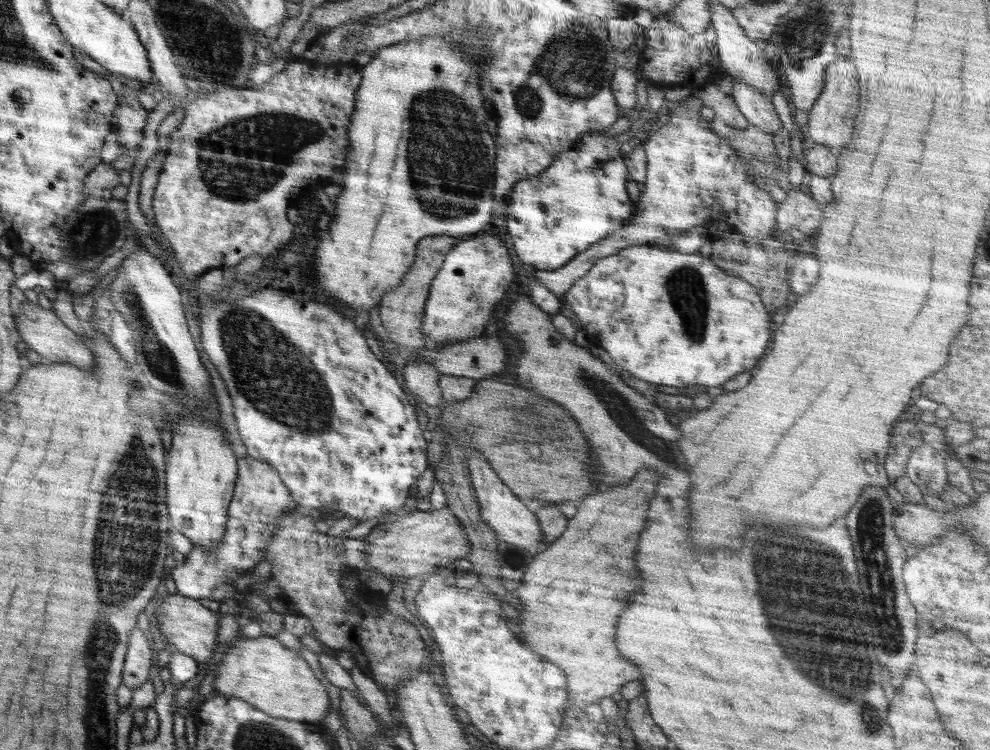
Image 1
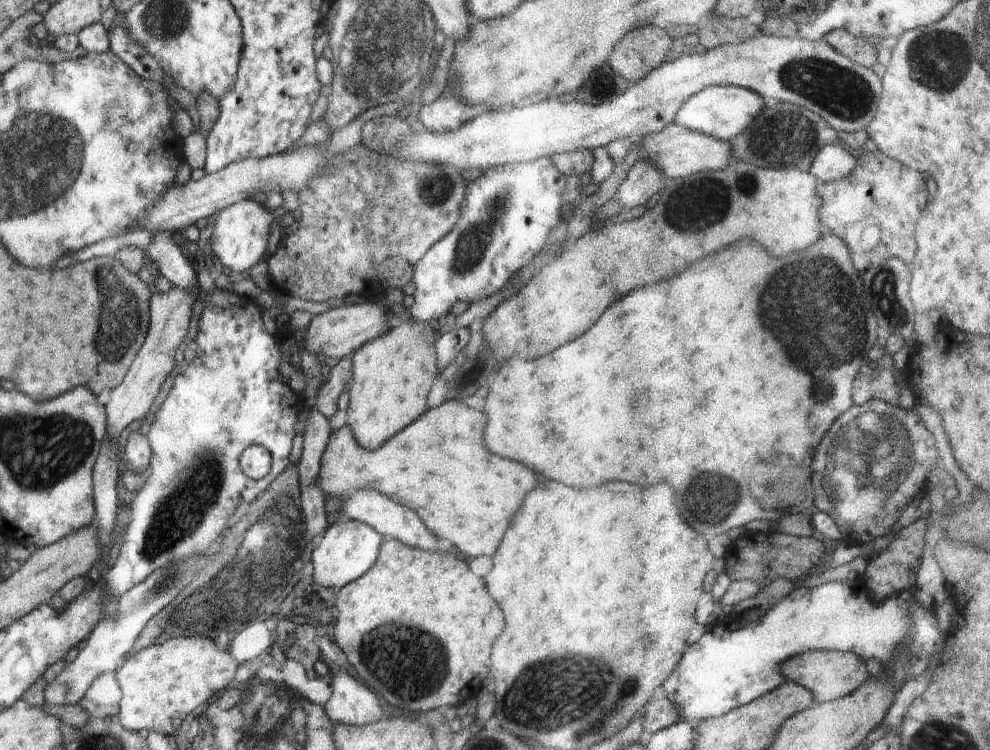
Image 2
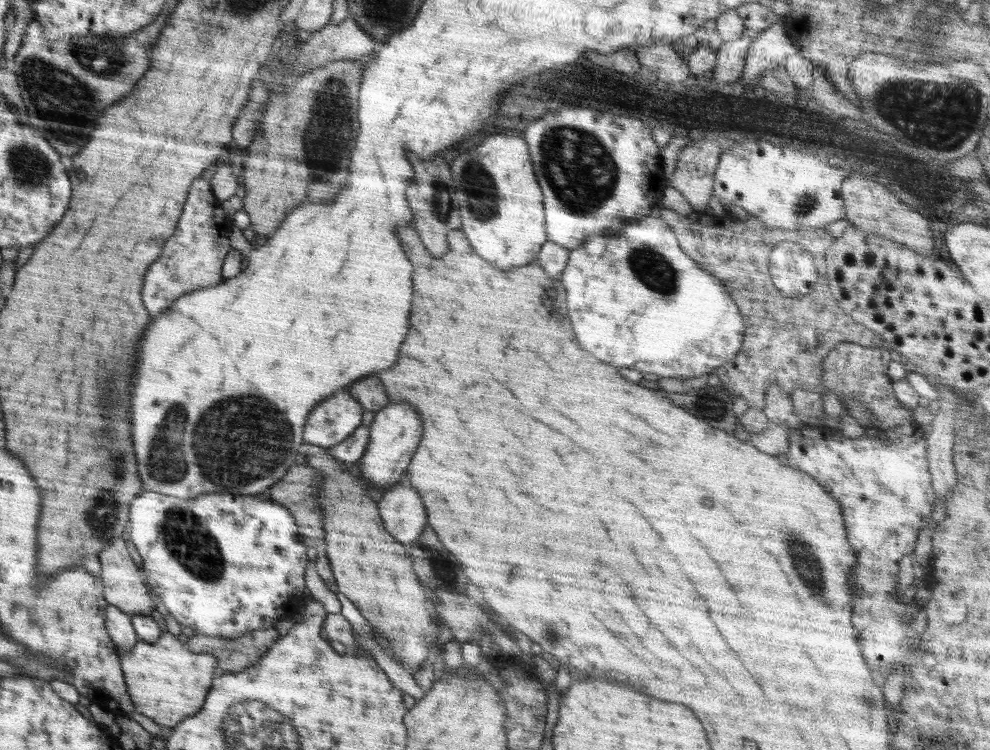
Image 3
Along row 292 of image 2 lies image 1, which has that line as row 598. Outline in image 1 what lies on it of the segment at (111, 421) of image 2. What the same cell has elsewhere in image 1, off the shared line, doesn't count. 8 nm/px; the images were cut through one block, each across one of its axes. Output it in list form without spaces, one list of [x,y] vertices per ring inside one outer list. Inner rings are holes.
[[[172,594],[165,600],[158,598],[152,619],[158,622],[168,643],[174,644],[176,652],[190,656],[198,664],[208,663],[214,656],[214,646],[217,646],[219,613],[204,608],[196,599],[188,599],[180,594]]]

